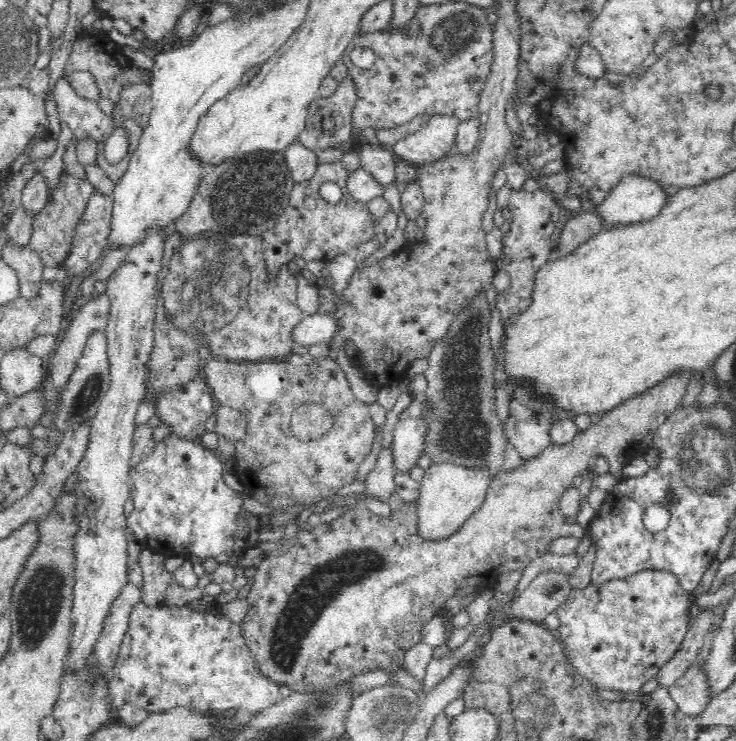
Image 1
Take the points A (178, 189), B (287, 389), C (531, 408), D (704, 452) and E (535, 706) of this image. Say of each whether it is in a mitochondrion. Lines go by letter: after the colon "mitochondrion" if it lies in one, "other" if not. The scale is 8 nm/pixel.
A: other
B: mitochondrion
C: mitochondrion
D: mitochondrion
E: mitochondrion

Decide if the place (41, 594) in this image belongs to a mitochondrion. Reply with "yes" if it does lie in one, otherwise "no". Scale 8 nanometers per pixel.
yes

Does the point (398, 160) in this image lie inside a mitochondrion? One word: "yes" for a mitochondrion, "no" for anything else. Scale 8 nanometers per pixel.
no

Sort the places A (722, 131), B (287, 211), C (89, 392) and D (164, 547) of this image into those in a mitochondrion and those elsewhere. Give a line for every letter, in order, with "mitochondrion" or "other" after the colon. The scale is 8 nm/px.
A: other
B: mitochondrion
C: mitochondrion
D: other

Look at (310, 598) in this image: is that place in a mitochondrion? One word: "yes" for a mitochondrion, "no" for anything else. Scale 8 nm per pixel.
yes

